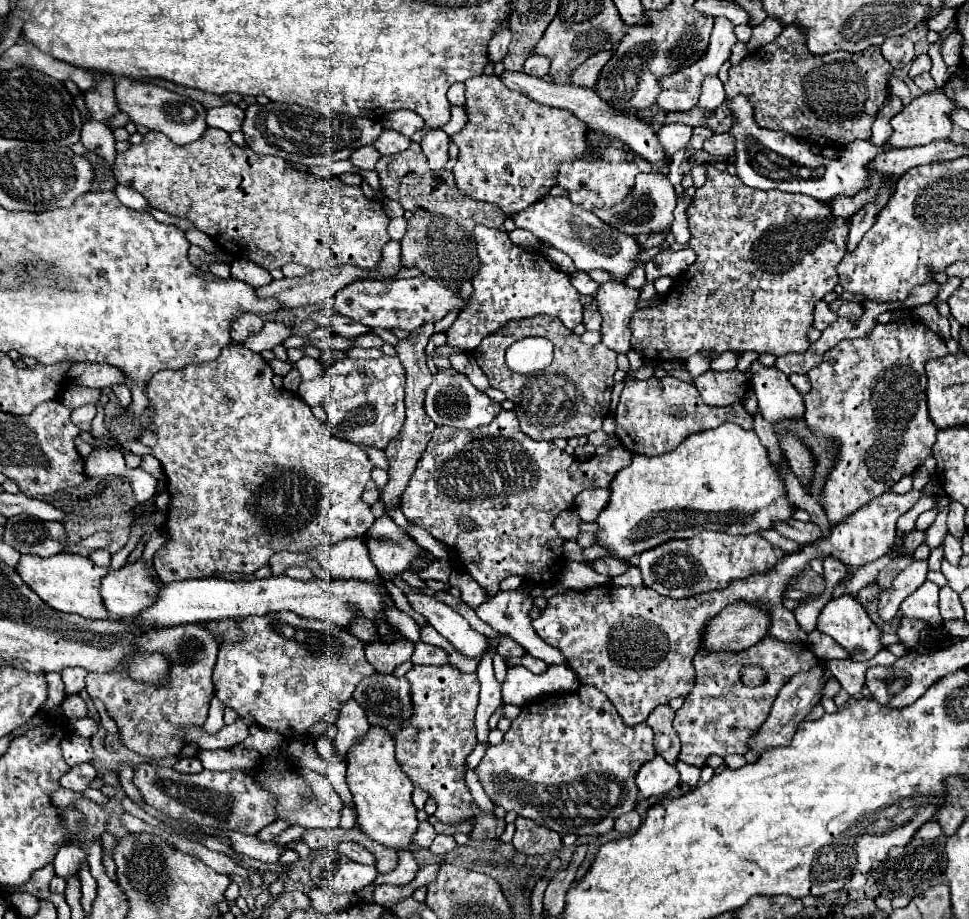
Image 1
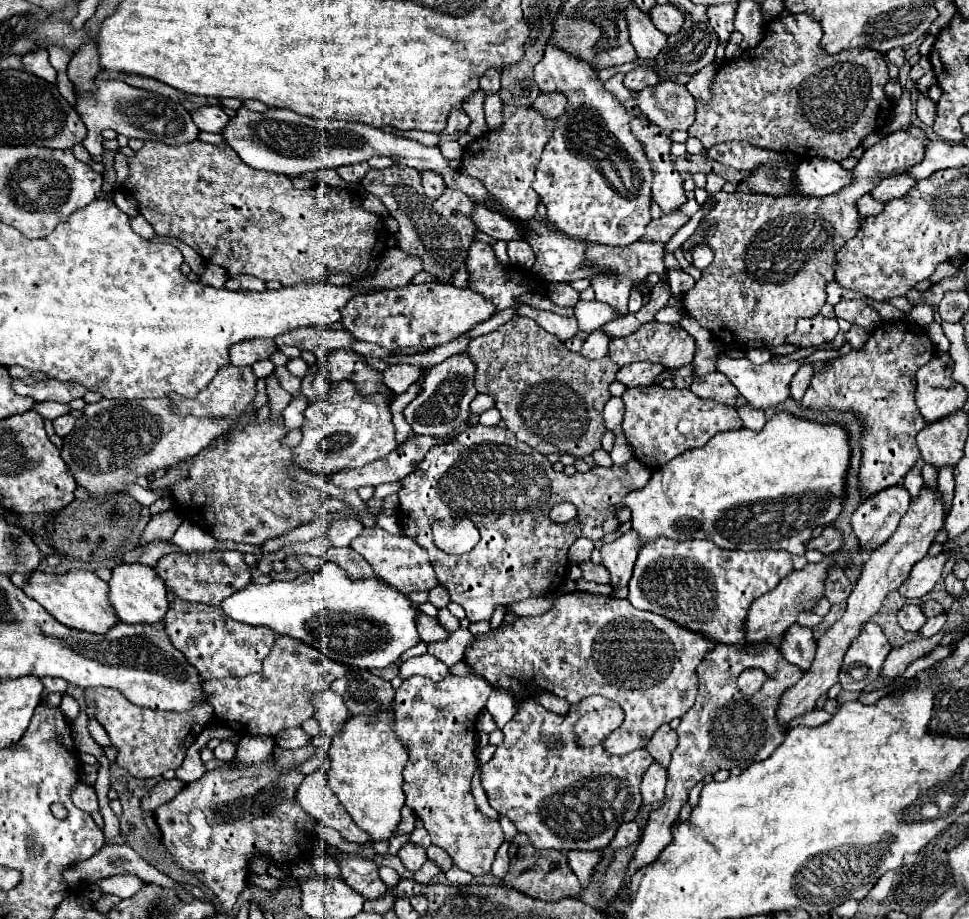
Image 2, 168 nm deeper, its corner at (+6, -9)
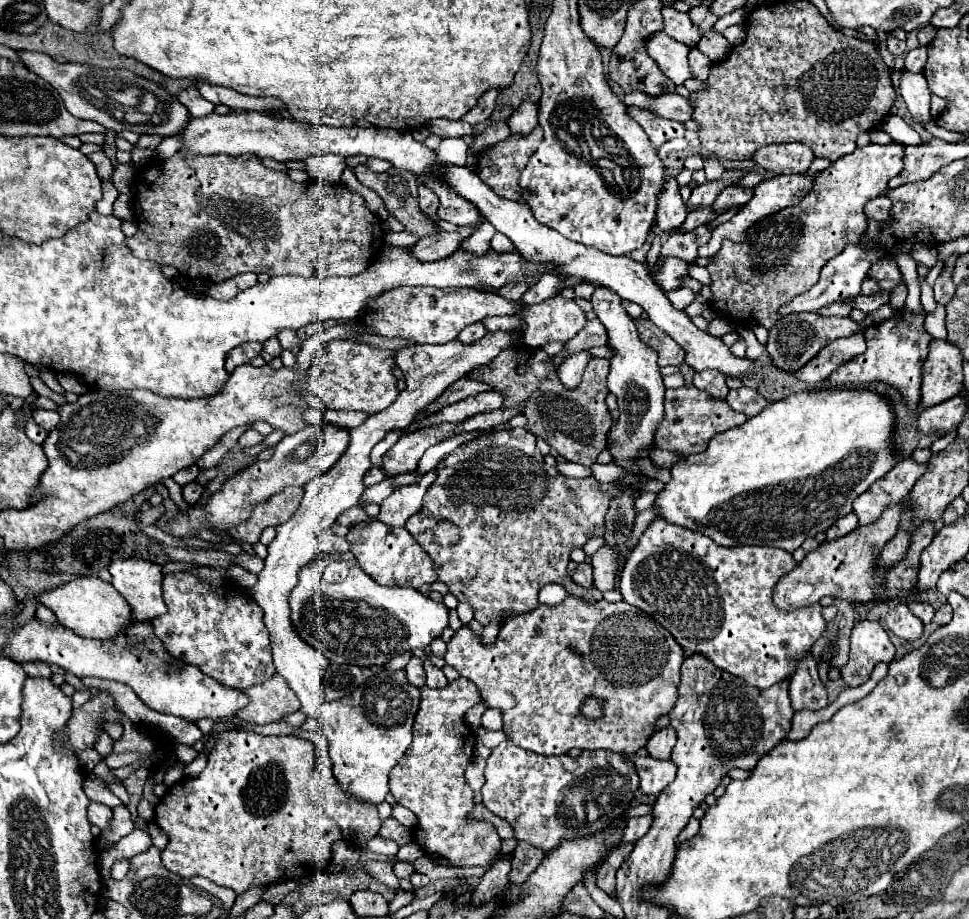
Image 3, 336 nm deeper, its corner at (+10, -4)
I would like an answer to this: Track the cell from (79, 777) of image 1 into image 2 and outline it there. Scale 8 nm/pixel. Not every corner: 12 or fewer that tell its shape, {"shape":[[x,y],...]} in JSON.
{"shape":[[86,783],[72,789],[72,801],[88,815],[100,813],[96,791]]}

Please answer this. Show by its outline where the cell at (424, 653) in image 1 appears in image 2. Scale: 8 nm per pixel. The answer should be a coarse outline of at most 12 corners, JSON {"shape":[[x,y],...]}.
{"shape":[[432,655],[410,657],[400,665],[400,677],[422,675],[440,681],[448,667]]}

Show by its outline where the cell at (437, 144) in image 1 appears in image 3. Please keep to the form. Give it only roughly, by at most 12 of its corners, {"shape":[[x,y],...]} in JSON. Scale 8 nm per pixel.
{"shape":[[420,184],[418,200],[424,212],[436,214],[440,204],[436,192]]}

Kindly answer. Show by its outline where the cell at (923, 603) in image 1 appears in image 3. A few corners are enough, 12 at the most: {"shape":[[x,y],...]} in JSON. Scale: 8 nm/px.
{"shape":[[904,602],[888,612],[886,626],[904,640],[922,636],[922,620]]}

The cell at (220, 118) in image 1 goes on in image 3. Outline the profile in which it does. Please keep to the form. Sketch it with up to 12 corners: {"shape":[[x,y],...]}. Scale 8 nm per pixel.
{"shape":[[196,88],[180,92],[178,100],[190,116],[202,118],[214,112]]}

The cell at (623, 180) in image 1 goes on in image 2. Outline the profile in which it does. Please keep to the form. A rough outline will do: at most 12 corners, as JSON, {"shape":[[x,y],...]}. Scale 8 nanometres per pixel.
{"shape":[[546,45],[560,91],[532,189],[558,231],[626,247],[652,169],[598,71]]}

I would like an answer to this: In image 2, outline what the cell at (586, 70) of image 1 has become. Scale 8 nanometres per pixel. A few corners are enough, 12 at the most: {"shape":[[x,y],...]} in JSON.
{"shape":[[540,93],[532,103],[542,117],[556,119],[566,109],[562,93]]}

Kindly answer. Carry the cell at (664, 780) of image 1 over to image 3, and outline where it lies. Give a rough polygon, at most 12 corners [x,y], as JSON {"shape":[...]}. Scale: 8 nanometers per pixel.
{"shape":[[626,754],[636,764],[640,790],[658,796],[676,776],[670,760]]}

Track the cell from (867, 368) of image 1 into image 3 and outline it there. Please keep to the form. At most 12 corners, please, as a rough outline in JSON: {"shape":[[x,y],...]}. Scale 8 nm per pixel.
{"shape":[[898,310],[868,326],[866,352],[830,386],[890,384],[920,406],[920,368],[932,336],[924,316]]}

